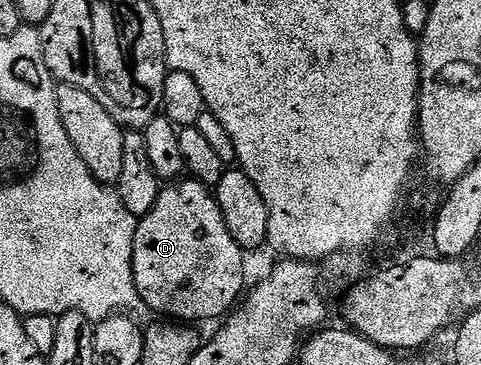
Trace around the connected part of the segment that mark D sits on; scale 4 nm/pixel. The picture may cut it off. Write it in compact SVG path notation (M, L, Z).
M193 177L163 186L162 192L156 197L154 208L139 218L132 253L134 280L139 300L143 304L147 303L158 314L155 316L165 317L170 321L185 321L190 325L199 325L205 319L221 320L243 298L247 290L246 259L247 252L243 251L236 237L228 233L228 225L224 225L224 213L215 192Z

